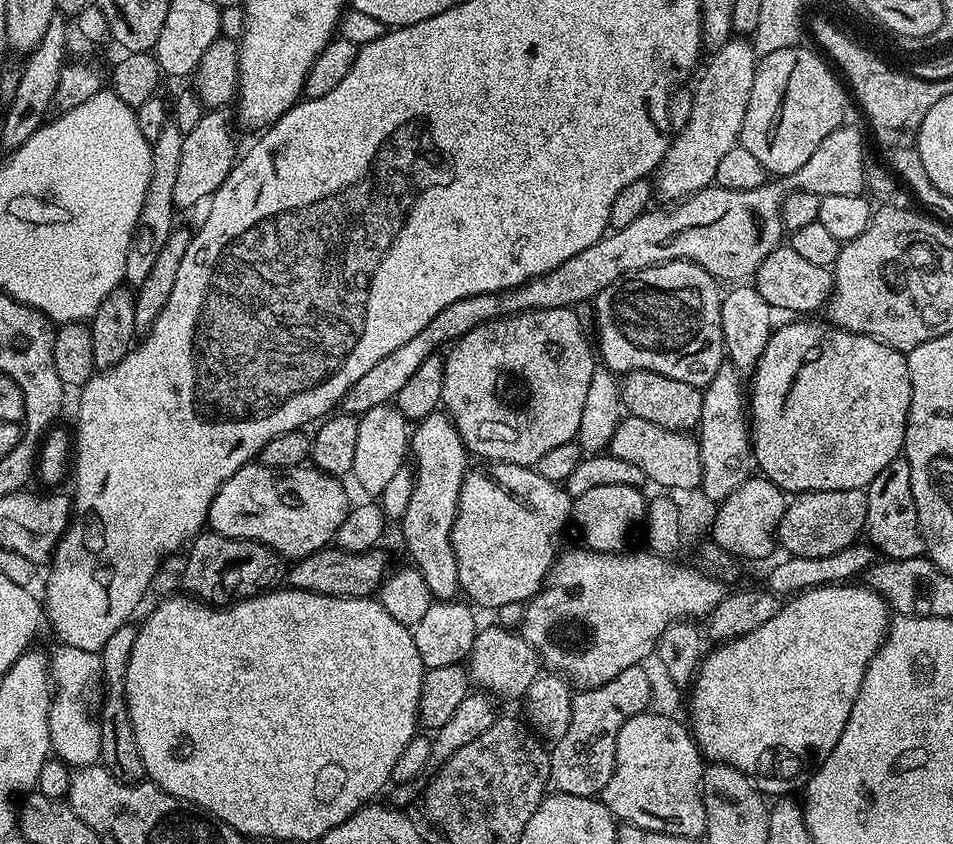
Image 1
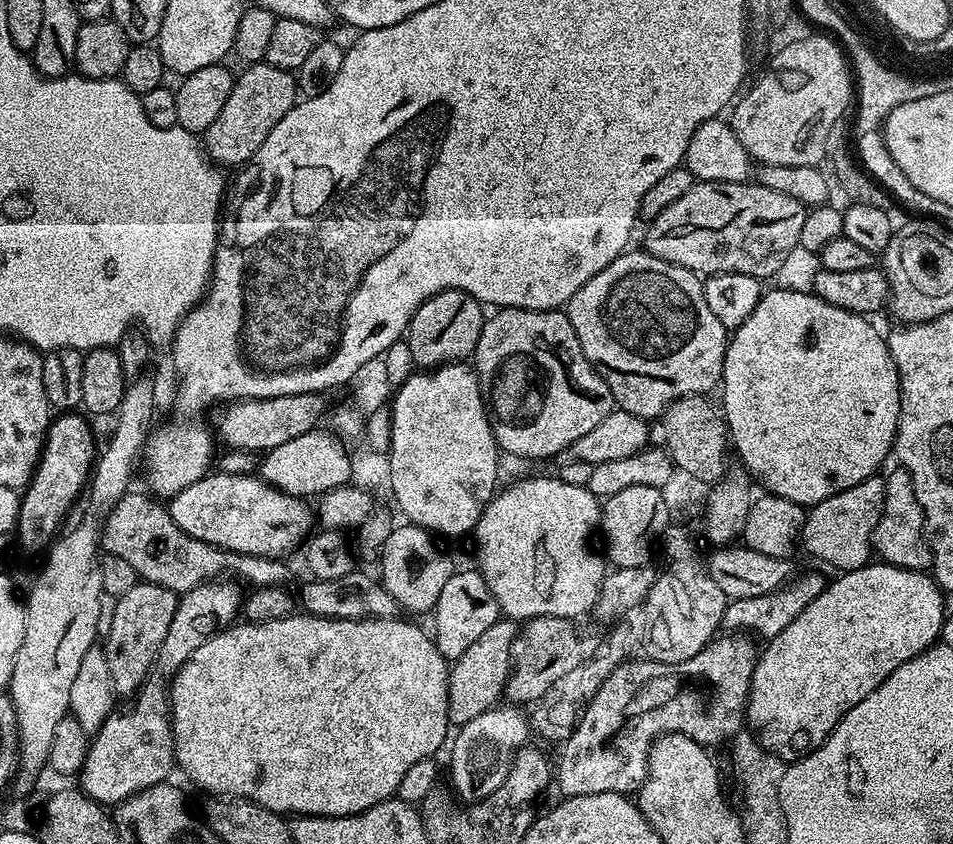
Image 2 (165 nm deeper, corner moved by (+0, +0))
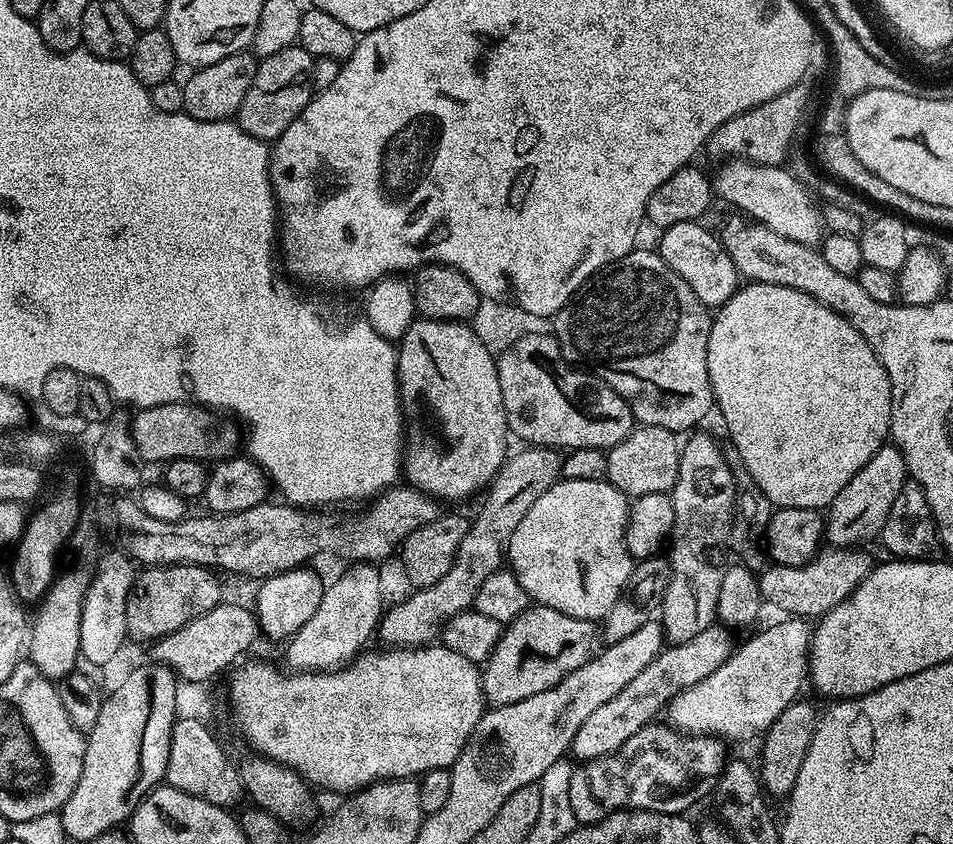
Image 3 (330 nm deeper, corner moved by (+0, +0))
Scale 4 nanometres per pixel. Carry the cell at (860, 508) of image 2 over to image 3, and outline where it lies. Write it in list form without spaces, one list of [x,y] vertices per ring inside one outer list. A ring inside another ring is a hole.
[[[888,442],[877,450],[874,458],[834,498],[834,502],[826,509],[826,540],[829,545],[844,548],[855,548],[867,545],[867,540],[875,541],[880,535],[886,518],[890,515],[890,506],[894,506],[894,498],[898,498],[898,490],[909,480],[908,467],[896,445]]]

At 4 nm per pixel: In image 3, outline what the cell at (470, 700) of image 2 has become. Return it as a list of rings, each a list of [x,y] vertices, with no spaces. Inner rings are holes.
[[[545,604],[529,606],[503,629],[502,639],[482,665],[482,690],[489,705],[501,708],[522,698],[542,694],[592,659],[602,648],[602,632],[595,620],[570,618]]]

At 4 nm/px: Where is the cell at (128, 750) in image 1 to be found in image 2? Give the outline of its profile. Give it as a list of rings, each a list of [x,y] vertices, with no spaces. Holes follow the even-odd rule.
[[[143,582],[130,586],[130,590],[117,596],[114,622],[111,623],[108,636],[102,640],[117,697],[135,697],[141,686],[149,680],[158,650],[162,650],[162,642],[166,642],[166,630],[170,630],[170,622],[174,619],[177,599],[177,593],[166,590],[166,586]]]

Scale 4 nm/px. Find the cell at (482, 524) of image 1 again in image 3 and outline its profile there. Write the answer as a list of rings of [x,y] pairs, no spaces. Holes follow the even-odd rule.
[[[561,478],[526,510],[526,518],[518,522],[510,538],[506,560],[510,571],[522,582],[522,590],[526,590],[529,601],[562,610],[562,614],[570,614],[570,618],[600,622],[629,587],[632,578],[634,561],[624,541],[629,523],[629,497],[607,479],[578,482]]]

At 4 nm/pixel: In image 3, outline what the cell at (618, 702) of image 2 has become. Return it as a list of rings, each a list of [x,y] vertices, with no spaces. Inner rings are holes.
[[[664,722],[646,725],[617,752],[597,760],[585,760],[579,766],[573,767],[573,777],[570,778],[570,801],[577,825],[597,824],[602,818],[625,810],[661,812],[671,816],[687,813],[687,808],[694,807],[707,792],[709,795],[719,782],[726,763],[724,748],[725,741],[718,736],[690,736],[676,731]]]

